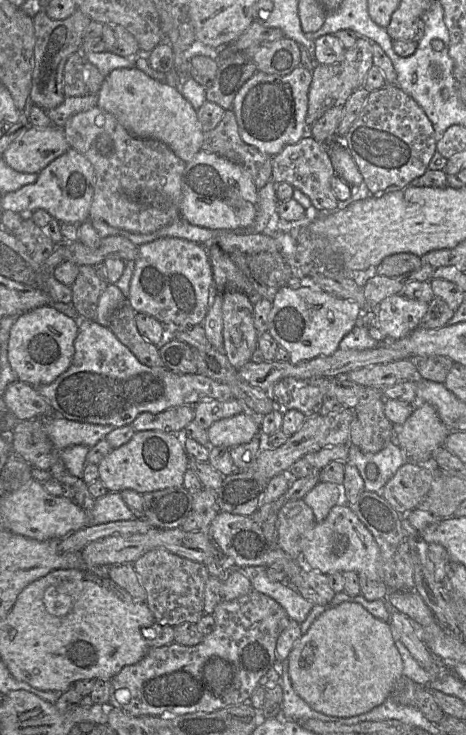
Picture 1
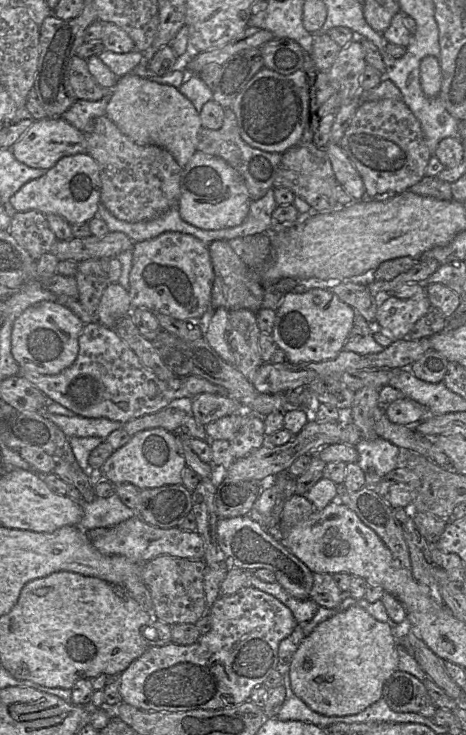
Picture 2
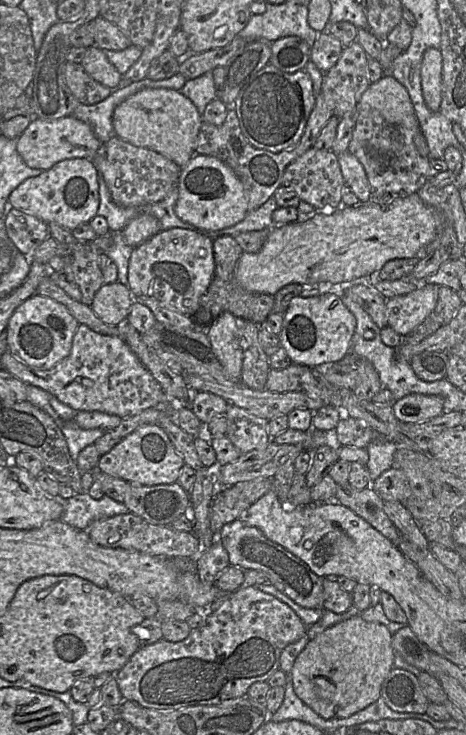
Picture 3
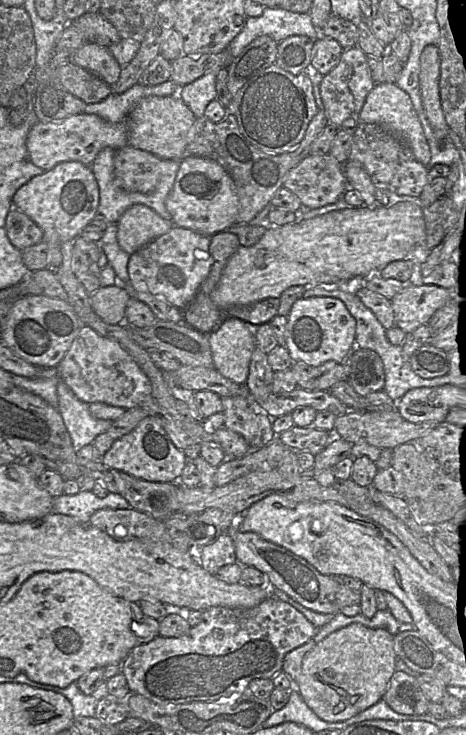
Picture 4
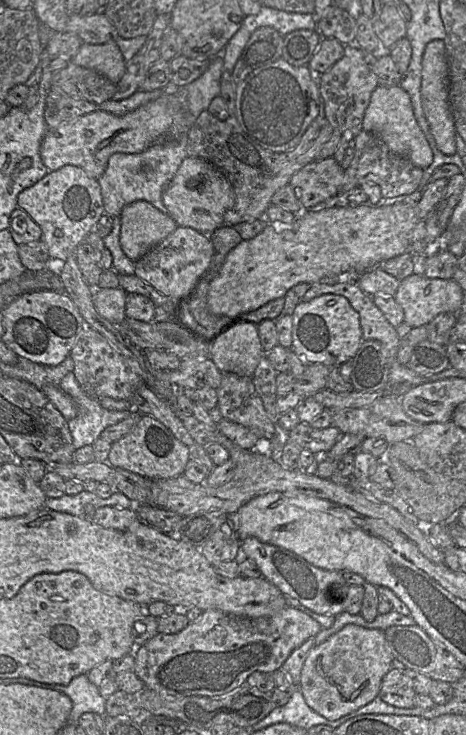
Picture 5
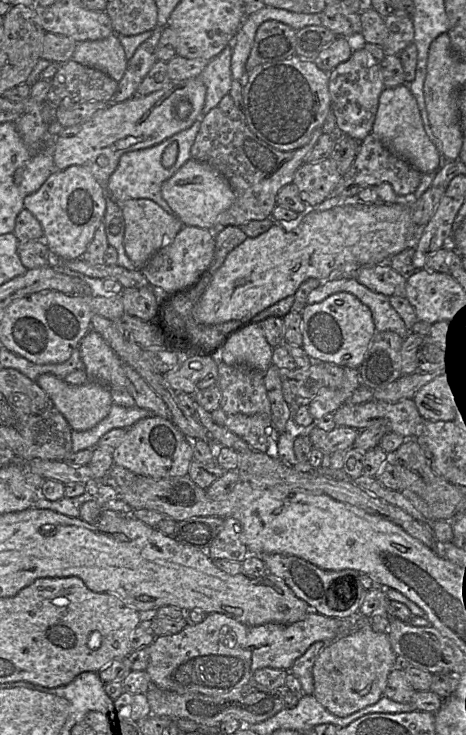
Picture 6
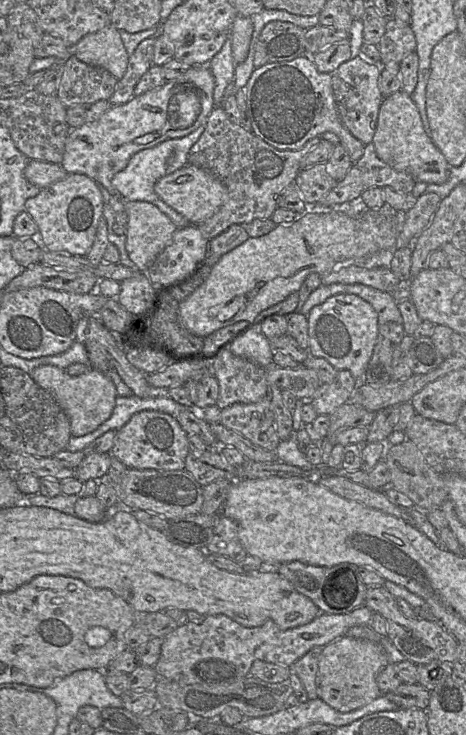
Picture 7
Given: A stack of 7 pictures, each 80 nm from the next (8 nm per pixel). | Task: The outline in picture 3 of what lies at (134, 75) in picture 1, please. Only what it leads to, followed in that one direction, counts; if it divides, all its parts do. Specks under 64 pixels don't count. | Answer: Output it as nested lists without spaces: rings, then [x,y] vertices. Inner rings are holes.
[[[145,88],[115,108],[112,124],[120,139],[153,150],[182,169],[195,153],[202,117],[191,100],[181,92],[167,88]]]

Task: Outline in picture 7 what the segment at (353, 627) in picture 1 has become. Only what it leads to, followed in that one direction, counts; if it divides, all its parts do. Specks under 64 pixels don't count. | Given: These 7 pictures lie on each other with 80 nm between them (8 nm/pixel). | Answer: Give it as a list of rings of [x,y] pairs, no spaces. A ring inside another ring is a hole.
[[[343,636],[327,644],[322,652],[317,672],[318,698],[341,713],[358,710],[381,696],[376,678],[380,670],[388,664],[387,654],[379,644],[365,639]]]

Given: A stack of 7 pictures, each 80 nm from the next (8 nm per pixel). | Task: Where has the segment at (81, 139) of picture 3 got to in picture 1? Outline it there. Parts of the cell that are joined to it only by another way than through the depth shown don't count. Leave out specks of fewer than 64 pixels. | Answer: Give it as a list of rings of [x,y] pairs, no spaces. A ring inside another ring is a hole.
[[[29,126],[1,156],[17,172],[38,174],[70,148],[63,128]]]

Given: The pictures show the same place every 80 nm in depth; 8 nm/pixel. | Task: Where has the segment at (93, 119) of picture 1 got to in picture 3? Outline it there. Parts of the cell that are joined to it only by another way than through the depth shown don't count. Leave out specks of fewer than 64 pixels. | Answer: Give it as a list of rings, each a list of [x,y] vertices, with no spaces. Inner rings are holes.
[[[113,136],[92,160],[103,177],[113,202],[120,207],[136,207],[163,200],[174,185],[178,186],[181,168],[173,161],[148,148],[134,146]]]

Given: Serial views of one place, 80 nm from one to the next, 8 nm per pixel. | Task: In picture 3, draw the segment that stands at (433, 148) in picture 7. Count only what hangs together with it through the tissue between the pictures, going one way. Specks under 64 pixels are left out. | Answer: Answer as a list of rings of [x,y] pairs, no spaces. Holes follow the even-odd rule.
[[[391,74],[371,83],[363,93],[358,110],[370,108],[378,110],[386,121],[410,130],[417,151],[421,156],[428,157],[429,147],[408,91]]]

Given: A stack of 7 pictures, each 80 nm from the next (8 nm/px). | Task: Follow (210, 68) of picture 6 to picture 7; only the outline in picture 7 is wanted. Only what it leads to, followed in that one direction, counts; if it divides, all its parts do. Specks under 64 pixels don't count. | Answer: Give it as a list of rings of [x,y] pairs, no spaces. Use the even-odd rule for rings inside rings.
[[[231,30],[228,37],[220,49],[207,64],[211,70],[215,87],[213,91],[213,101],[215,106],[221,106],[226,87],[233,82],[235,73],[235,62],[232,55]]]

